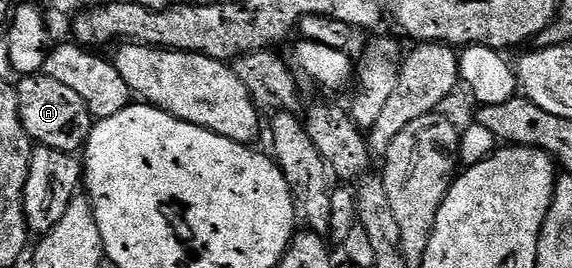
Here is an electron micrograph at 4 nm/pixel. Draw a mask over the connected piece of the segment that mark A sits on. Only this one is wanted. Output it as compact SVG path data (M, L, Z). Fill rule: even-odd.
M37 74L23 75L17 81L16 91L20 122L35 145L71 154L81 153L85 149L86 140L96 121L88 110L88 102L84 102L84 98L76 94L76 90L56 82L56 78Z

